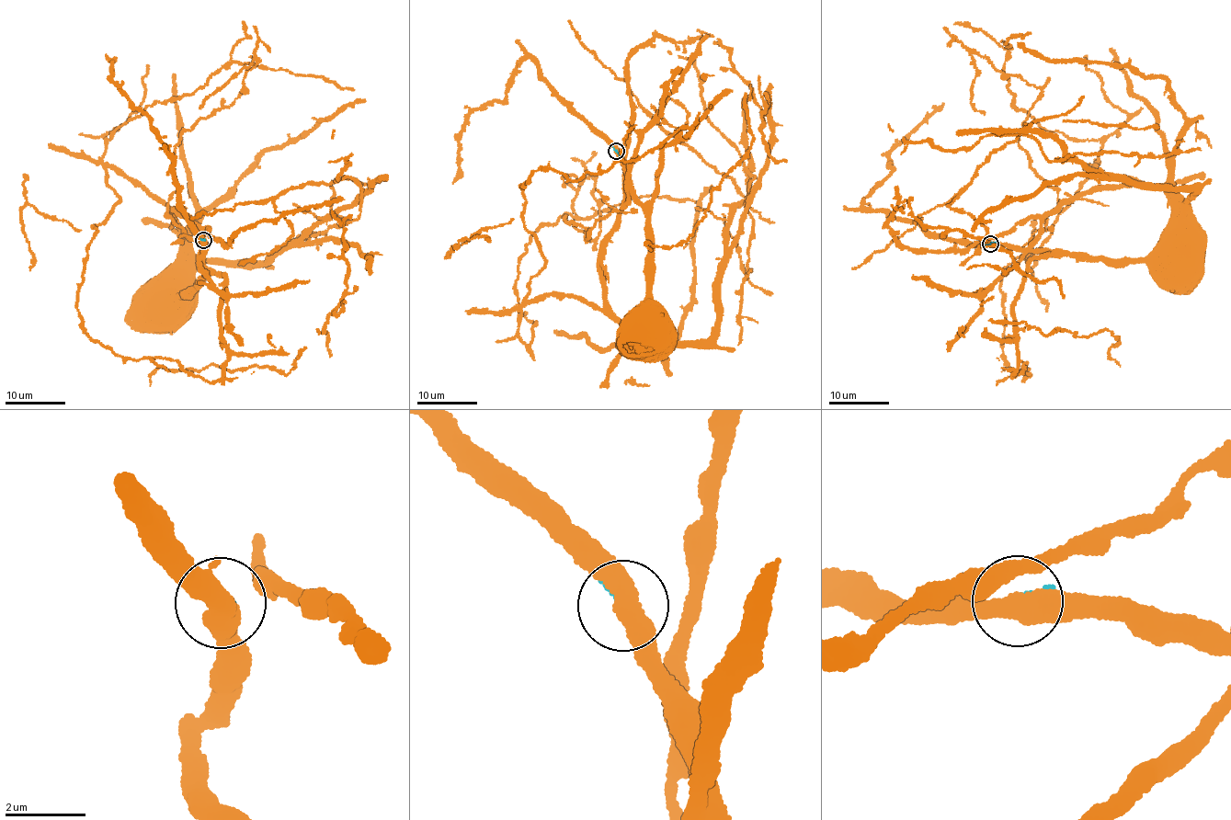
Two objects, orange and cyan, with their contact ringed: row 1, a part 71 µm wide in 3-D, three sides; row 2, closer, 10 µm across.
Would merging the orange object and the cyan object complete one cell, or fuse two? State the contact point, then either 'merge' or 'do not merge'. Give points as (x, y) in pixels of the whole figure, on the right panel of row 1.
at (990, 244); do not merge

